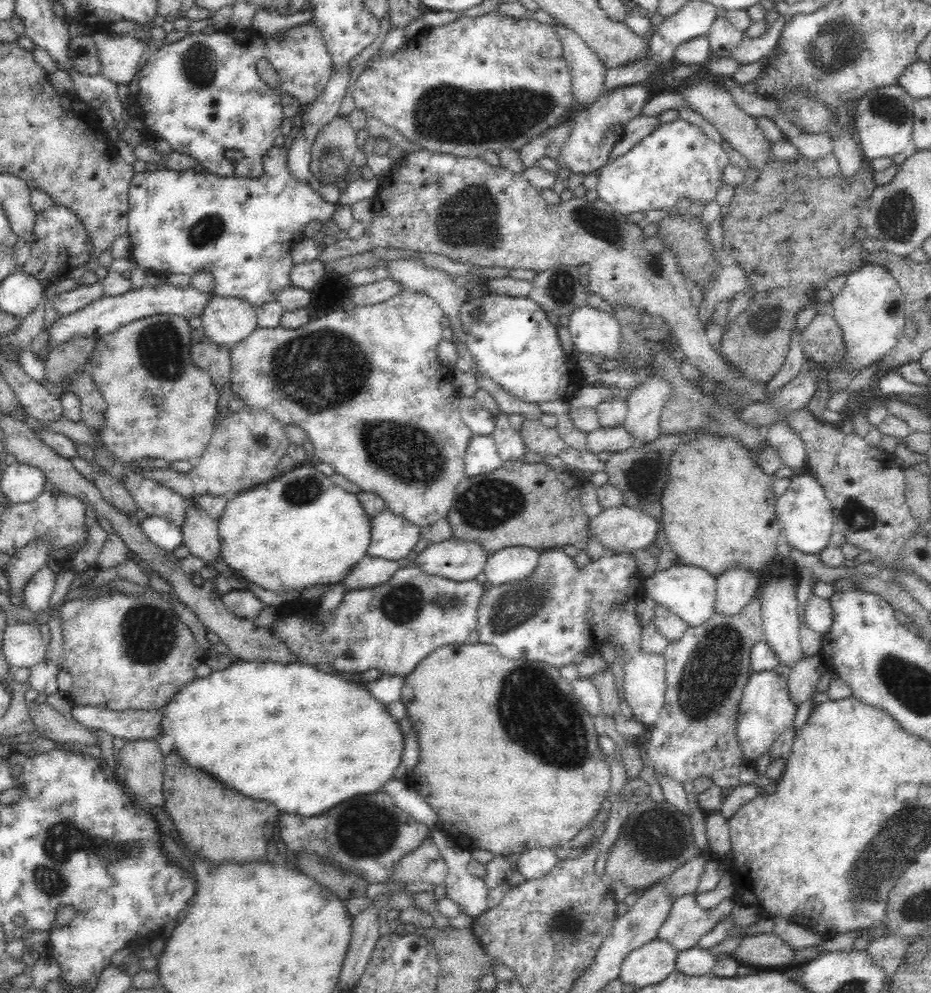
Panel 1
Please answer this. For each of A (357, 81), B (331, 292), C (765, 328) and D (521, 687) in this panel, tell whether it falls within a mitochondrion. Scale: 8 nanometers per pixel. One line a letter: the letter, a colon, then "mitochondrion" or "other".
A: other
B: other
C: mitochondrion
D: mitochondrion

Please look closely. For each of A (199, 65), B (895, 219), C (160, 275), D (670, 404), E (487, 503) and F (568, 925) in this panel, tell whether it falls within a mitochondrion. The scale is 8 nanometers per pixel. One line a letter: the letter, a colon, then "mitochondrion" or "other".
A: mitochondrion
B: mitochondrion
C: other
D: other
E: mitochondrion
F: mitochondrion

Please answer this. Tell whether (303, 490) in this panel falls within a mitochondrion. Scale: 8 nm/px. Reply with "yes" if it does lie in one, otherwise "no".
yes

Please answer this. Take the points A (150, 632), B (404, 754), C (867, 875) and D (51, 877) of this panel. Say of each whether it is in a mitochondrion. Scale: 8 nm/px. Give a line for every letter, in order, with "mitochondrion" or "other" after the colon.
A: mitochondrion
B: other
C: mitochondrion
D: mitochondrion

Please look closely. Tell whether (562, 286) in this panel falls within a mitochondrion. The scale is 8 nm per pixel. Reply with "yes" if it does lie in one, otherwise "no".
yes

